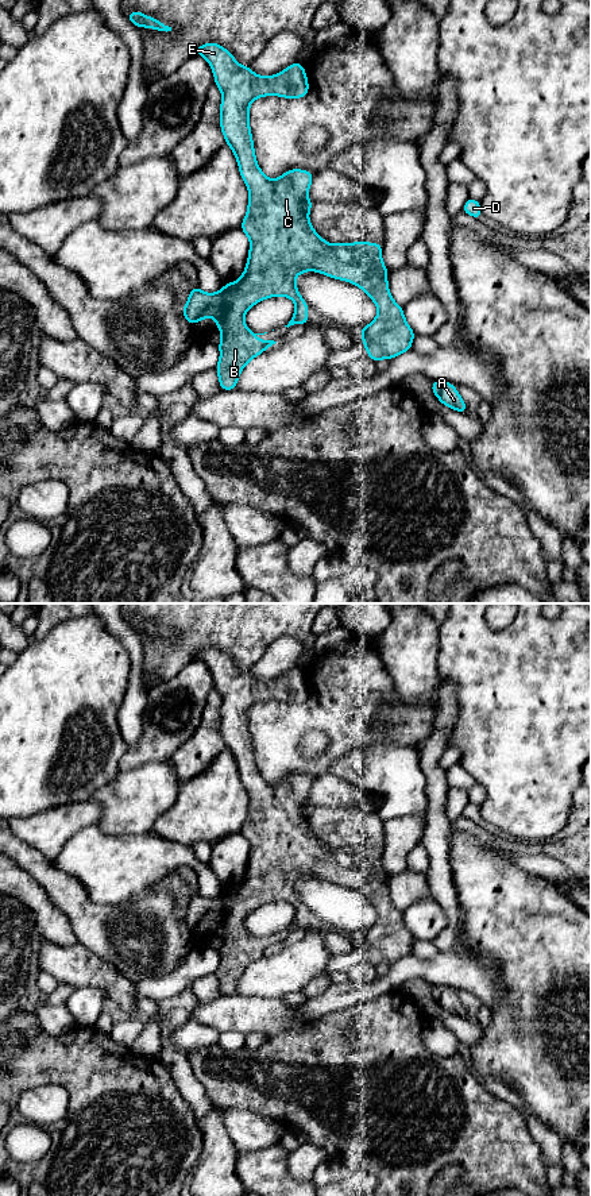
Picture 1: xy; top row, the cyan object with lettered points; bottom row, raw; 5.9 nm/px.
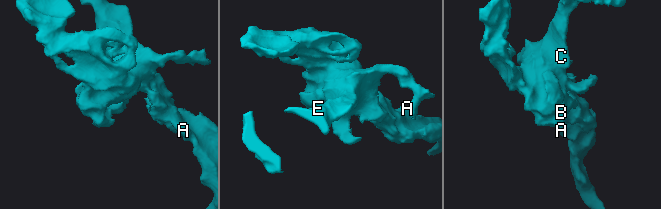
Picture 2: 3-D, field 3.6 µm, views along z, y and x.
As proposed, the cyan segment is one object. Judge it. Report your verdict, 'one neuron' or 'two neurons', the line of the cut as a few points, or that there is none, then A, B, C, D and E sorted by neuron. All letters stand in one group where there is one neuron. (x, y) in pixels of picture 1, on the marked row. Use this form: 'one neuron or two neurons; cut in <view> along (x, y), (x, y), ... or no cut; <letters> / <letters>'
one neuron; no cut; A B C D E

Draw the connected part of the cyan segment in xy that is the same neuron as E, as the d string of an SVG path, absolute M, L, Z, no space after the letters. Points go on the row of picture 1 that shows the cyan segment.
M208 42L196 49L194 54L202 55L215 76L215 84L220 89L223 94L223 100L220 104L220 128L225 138L225 143L233 151L240 175L248 189L248 205L246 217L242 221L242 231L250 239L250 251L247 258L246 269L242 277L231 283L224 283L223 289L217 293L204 293L198 285L190 290L189 298L182 309L184 317L188 320L190 325L206 319L213 317L216 320L217 328L221 333L221 340L219 343L220 359L216 366L216 371L219 374L219 383L221 390L233 390L236 389L237 379L244 369L244 366L256 358L259 354L266 351L269 347L275 344L274 340L258 340L256 335L264 333L254 333L246 325L244 316L250 308L255 304L277 297L283 296L293 300L296 309L291 320L287 325L304 324L308 325L308 302L301 297L297 286L296 278L301 273L306 271L317 271L327 277L332 277L335 279L351 282L359 286L376 305L378 315L376 317L366 327L360 329L360 336L363 339L363 346L367 350L367 356L374 362L381 359L394 359L395 356L405 354L412 350L412 342L416 336L414 331L409 327L405 316L403 308L399 306L391 297L387 275L389 270L383 265L382 259L382 243L368 243L368 242L354 242L354 243L336 243L331 244L324 240L316 229L312 227L309 221L309 212L313 207L313 202L309 200L308 193L310 184L313 181L314 174L301 169L291 169L283 173L281 177L275 180L270 180L264 175L256 162L254 140L250 128L250 104L258 97L264 96L279 96L285 99L301 99L305 97L309 92L308 77L304 69L304 65L300 62L291 63L285 70L279 72L274 76L258 76L255 74L250 66L242 66L235 57L223 46Z

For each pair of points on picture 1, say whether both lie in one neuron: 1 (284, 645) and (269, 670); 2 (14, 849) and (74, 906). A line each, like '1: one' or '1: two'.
1: one
2: one

